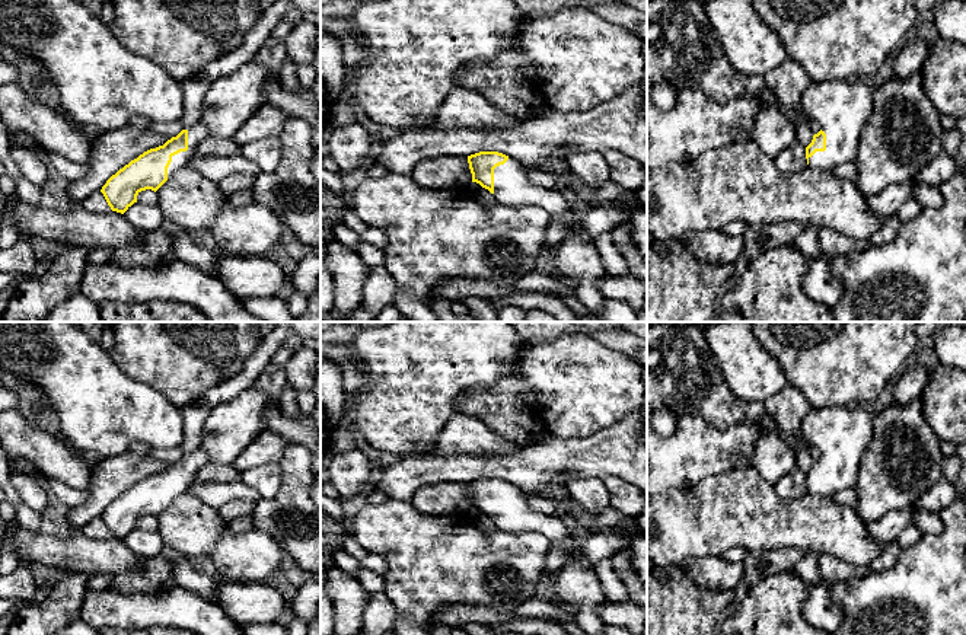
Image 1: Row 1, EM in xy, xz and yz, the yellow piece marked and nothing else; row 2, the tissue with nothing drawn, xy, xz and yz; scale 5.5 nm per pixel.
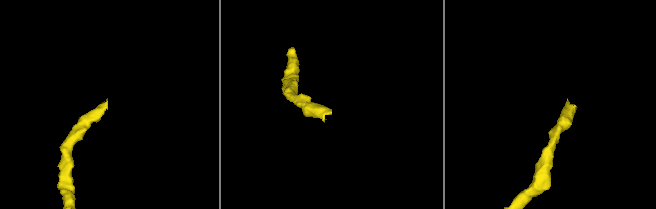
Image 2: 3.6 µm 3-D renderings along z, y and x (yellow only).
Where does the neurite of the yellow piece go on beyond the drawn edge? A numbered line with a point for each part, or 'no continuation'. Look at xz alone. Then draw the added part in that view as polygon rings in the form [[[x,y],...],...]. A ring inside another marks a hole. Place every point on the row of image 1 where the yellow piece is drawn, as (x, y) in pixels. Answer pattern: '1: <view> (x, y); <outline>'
1: xz (512, 185); [[[510,157],[504,165],[494,169],[492,195],[498,204],[541,207],[551,218],[570,210],[561,191],[535,185],[525,166]]]

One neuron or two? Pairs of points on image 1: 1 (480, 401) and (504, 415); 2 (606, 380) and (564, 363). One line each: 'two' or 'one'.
1: one
2: one

